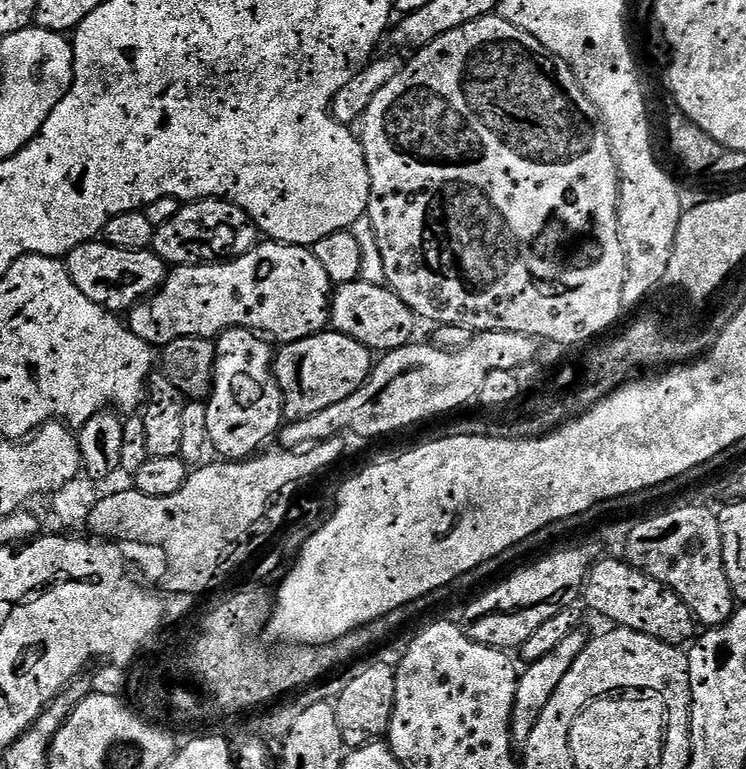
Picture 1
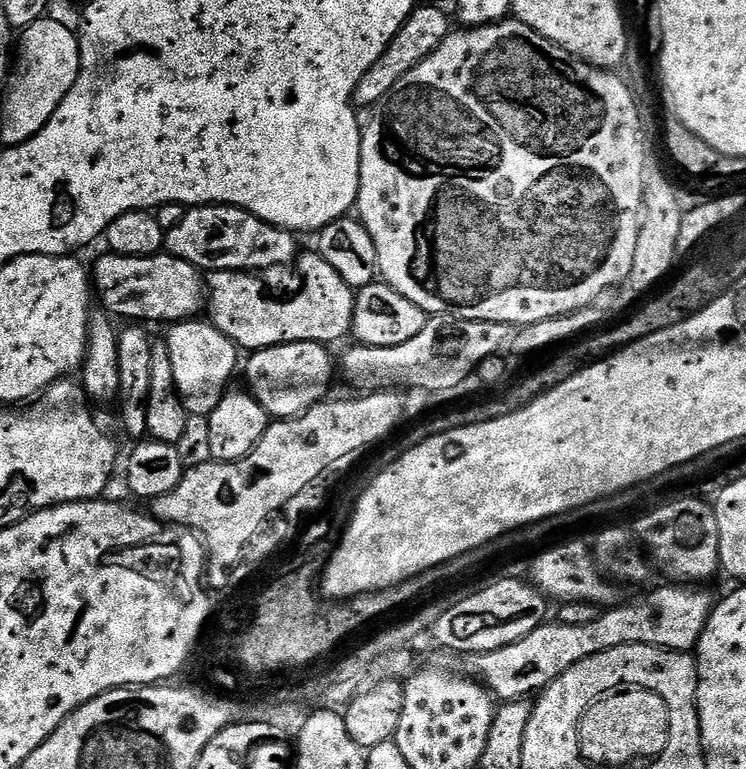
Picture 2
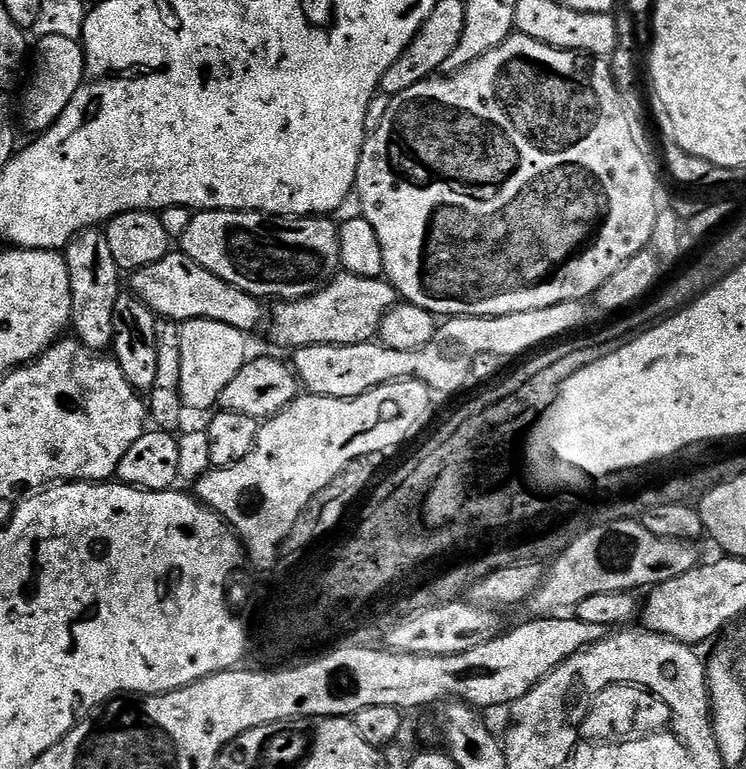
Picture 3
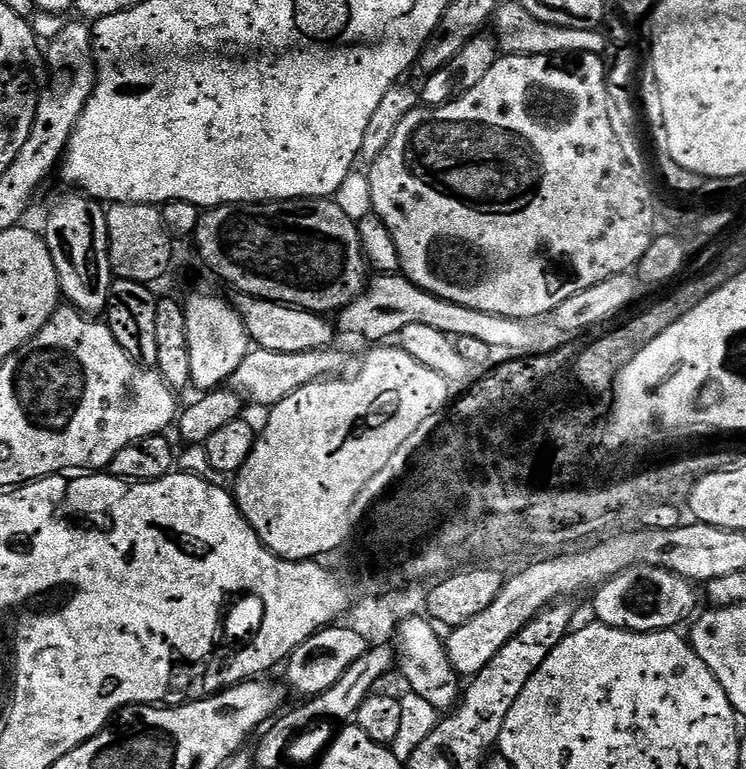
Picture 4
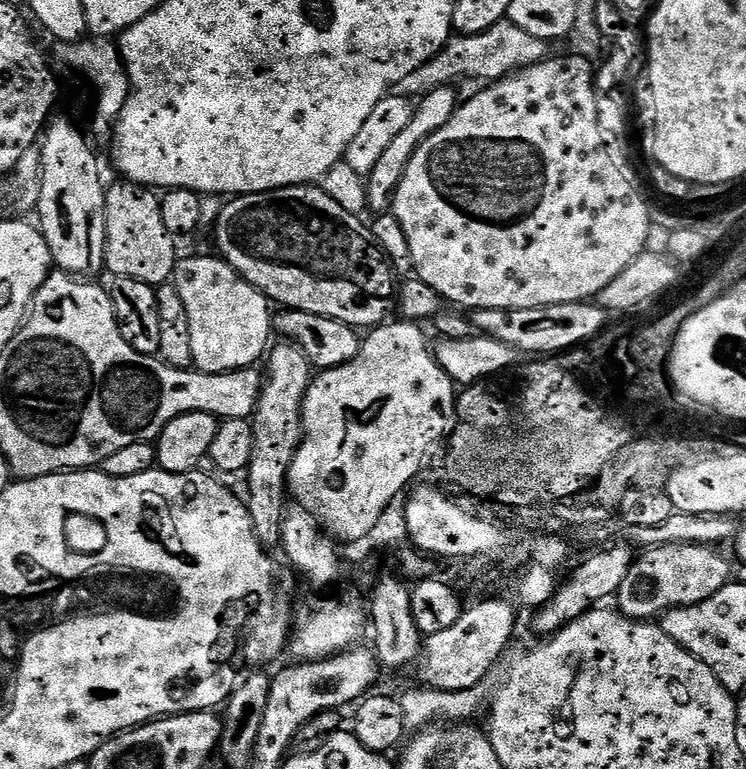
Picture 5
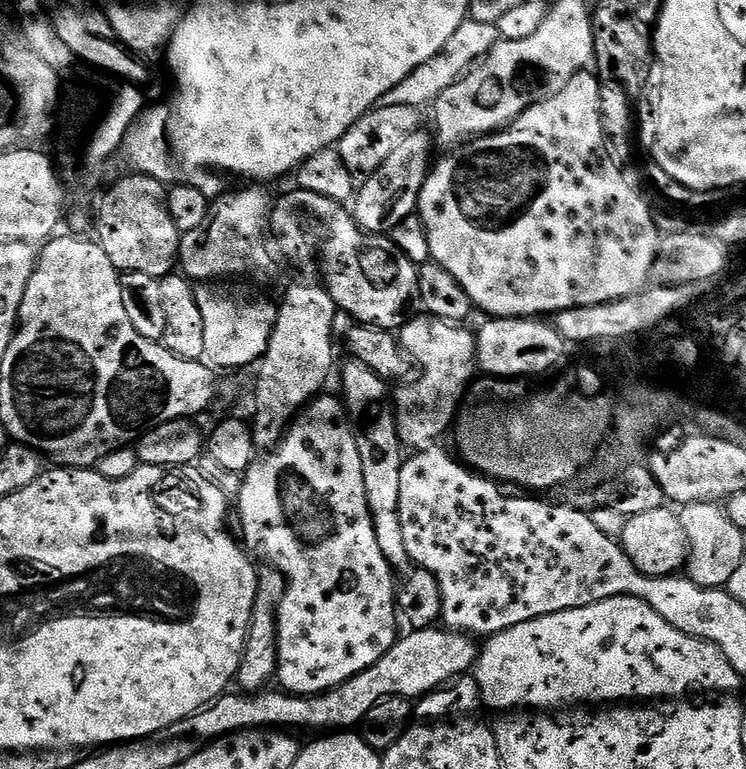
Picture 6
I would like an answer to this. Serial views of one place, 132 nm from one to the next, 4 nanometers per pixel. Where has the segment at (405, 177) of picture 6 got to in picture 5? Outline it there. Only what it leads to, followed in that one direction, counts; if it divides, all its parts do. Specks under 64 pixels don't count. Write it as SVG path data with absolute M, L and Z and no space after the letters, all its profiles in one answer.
M452 86L432 90L430 94L423 96L419 103L415 105L413 118L407 123L398 138L392 139L390 146L379 159L373 172L366 177L367 211L369 213L384 214L391 209L398 190L398 182L402 182L402 174L406 174L406 166L410 162L414 150L418 150L418 146L423 143L426 137L437 132L442 126L446 126L446 122L450 122L450 118L456 113L458 107L456 90Z

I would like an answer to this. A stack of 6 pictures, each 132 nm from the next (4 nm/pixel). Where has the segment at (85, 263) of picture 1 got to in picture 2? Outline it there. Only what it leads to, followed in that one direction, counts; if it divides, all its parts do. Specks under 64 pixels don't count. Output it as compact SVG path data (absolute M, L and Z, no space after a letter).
M167 254L146 258L103 255L97 258L96 265L91 265L90 280L98 300L104 303L103 311L109 316L121 316L124 322L161 320L164 326L171 326L199 317L205 311L206 280L201 269L190 262Z

